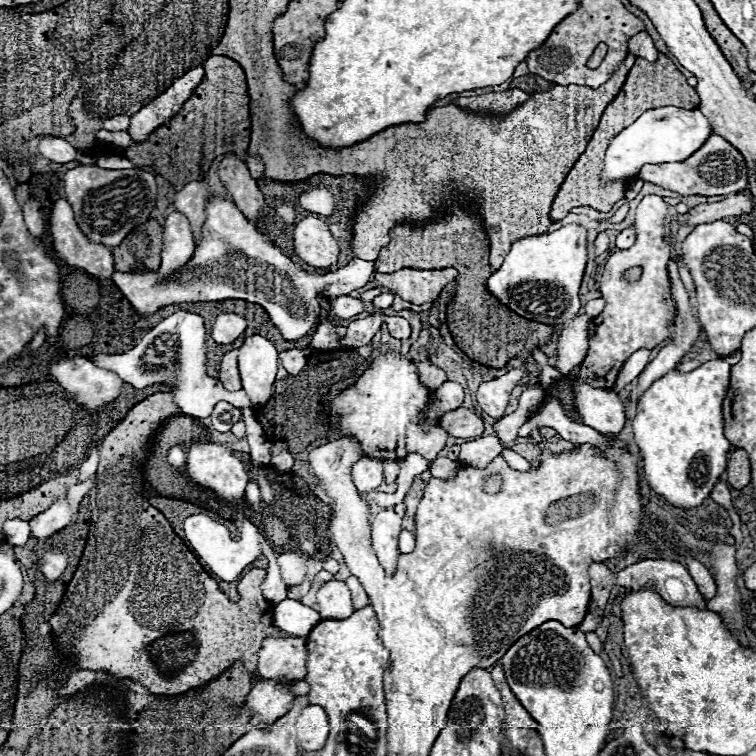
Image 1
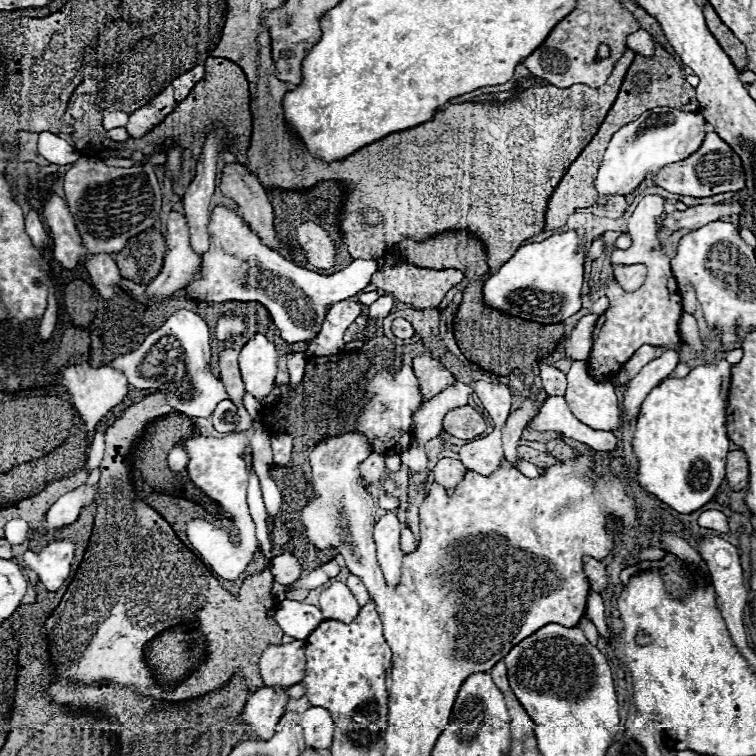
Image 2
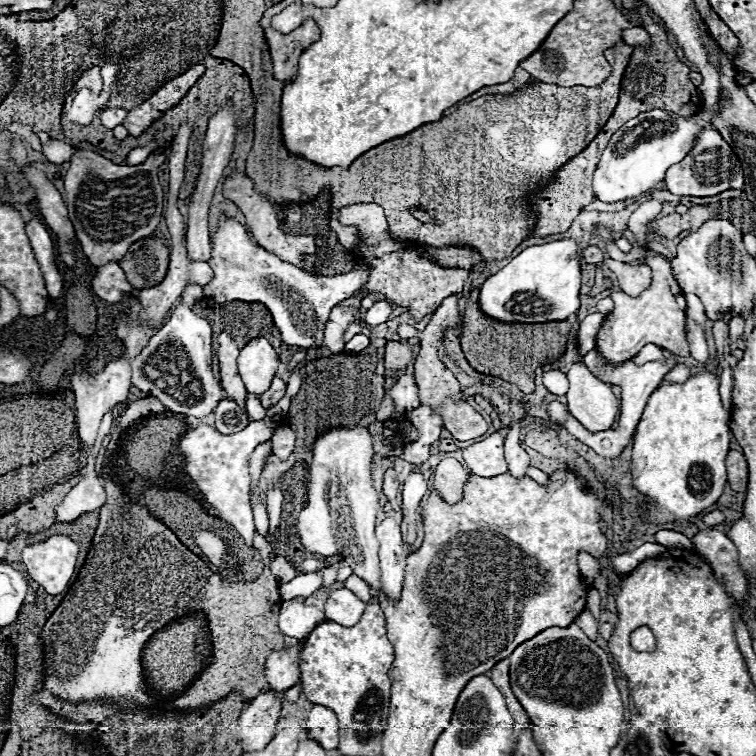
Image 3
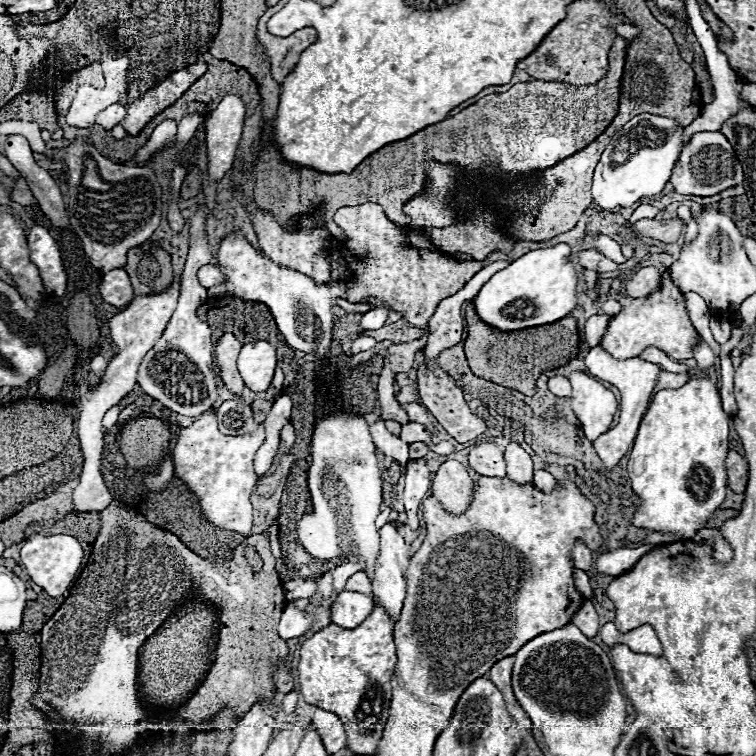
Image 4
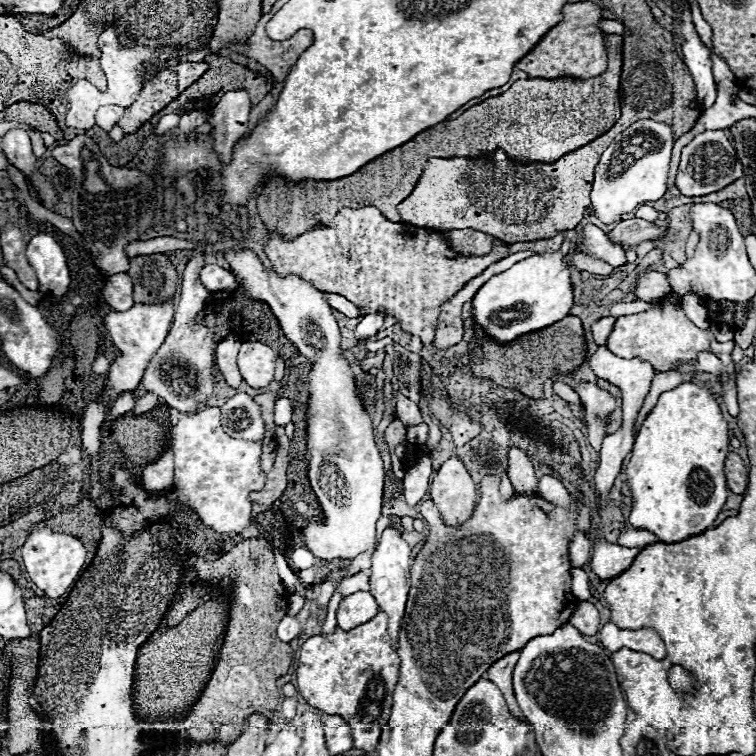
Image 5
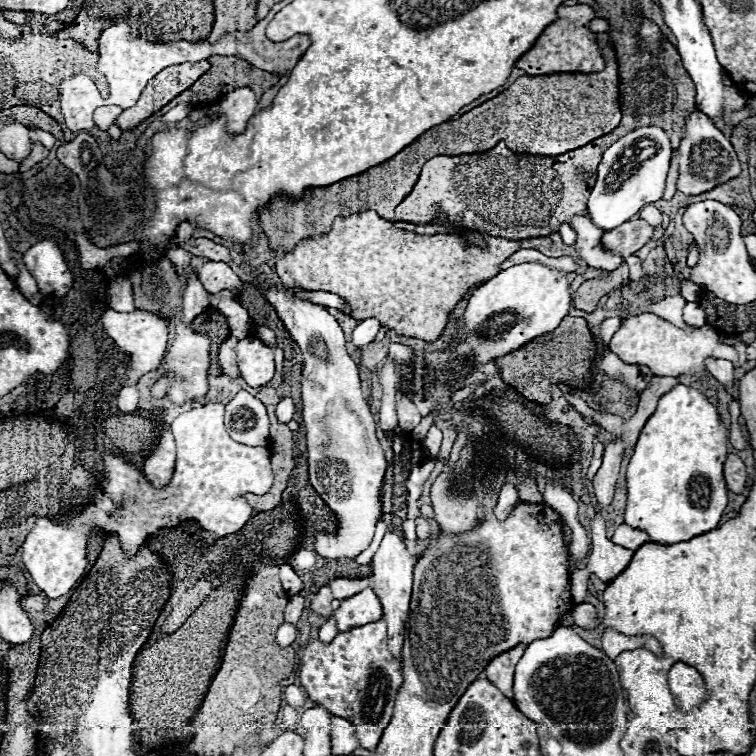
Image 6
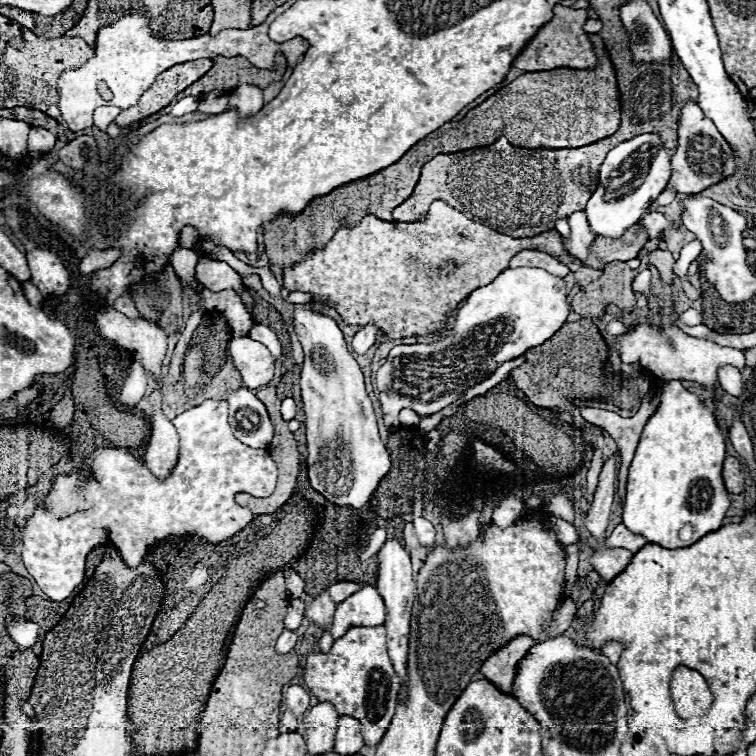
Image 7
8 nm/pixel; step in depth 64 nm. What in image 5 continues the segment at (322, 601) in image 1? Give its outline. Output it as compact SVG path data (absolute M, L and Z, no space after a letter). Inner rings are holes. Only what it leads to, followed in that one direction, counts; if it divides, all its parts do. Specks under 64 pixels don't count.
M354 592L340 600L340 606L336 610L338 628L350 630L358 624L364 624L366 620L374 618L378 612L378 604L370 592Z

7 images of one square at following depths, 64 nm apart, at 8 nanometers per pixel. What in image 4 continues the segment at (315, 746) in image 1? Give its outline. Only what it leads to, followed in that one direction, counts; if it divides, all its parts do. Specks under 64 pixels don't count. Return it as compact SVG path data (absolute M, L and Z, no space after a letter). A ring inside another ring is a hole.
M316 708L314 716L312 716L312 726L318 732L318 736L324 742L324 748L334 754L342 748L346 748L346 732L344 732L344 724L332 714L326 712L322 708Z

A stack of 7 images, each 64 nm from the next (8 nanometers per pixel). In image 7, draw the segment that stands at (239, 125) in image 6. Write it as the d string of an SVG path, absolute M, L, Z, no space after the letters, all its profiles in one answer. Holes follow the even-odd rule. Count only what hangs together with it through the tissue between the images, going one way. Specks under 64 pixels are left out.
M242 84L234 92L230 92L230 96L228 96L228 110L236 110L240 114L240 118L252 116L262 106L264 106L262 90L256 86Z

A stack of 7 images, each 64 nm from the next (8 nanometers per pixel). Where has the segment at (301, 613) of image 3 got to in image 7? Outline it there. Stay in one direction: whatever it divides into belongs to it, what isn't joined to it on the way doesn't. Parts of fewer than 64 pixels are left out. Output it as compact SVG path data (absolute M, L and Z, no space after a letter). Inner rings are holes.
M284 630L276 640L276 652L286 654L294 648L294 644L296 644L296 634L292 630Z

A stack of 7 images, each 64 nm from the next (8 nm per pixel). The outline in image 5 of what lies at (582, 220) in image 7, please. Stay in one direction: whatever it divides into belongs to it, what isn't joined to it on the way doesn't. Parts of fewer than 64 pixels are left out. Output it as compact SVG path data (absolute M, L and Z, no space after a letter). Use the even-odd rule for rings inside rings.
M594 224L582 226L582 244L584 244L586 254L607 262L613 268L622 266L627 262L624 249L620 248L618 244L612 244L606 238L606 234Z

